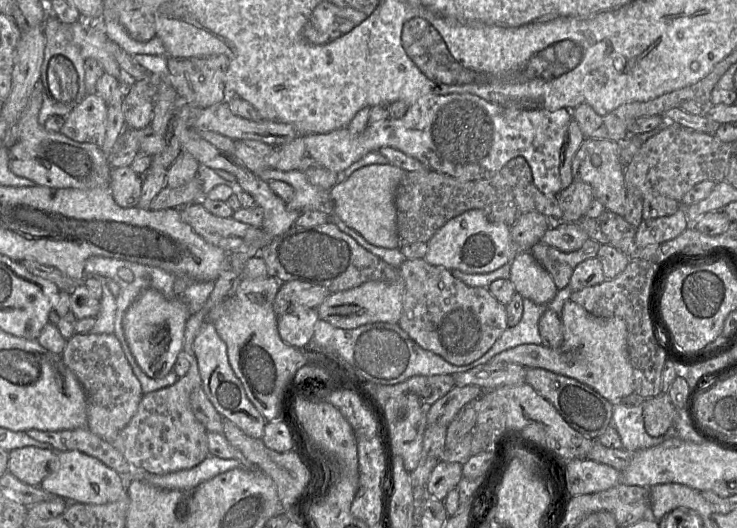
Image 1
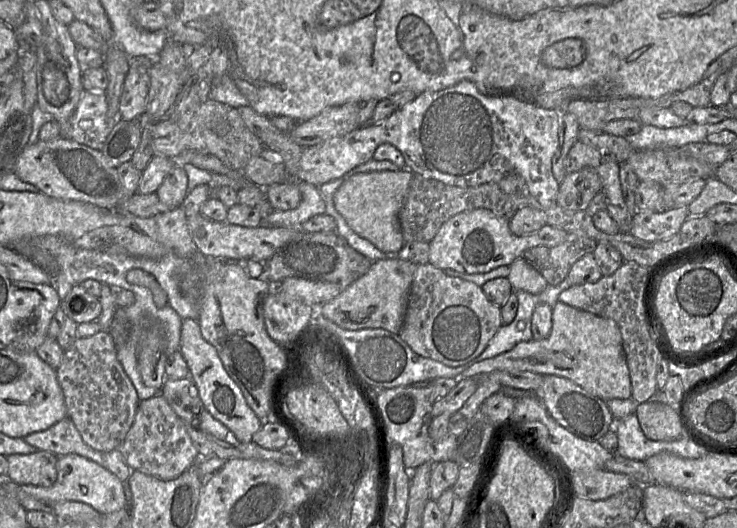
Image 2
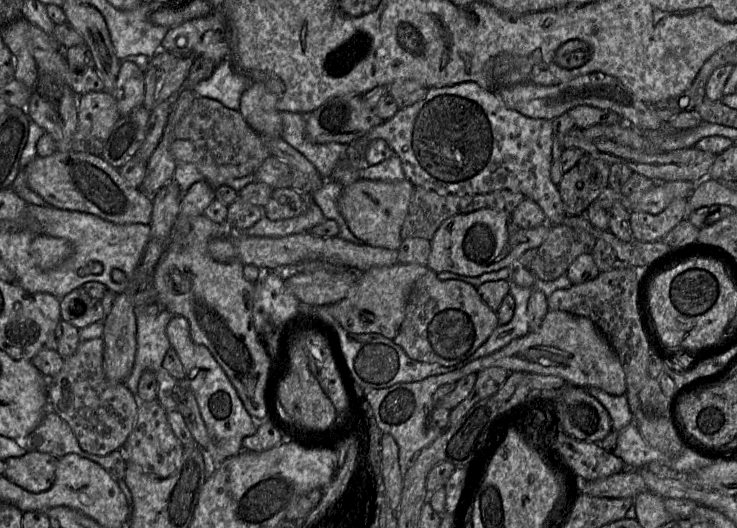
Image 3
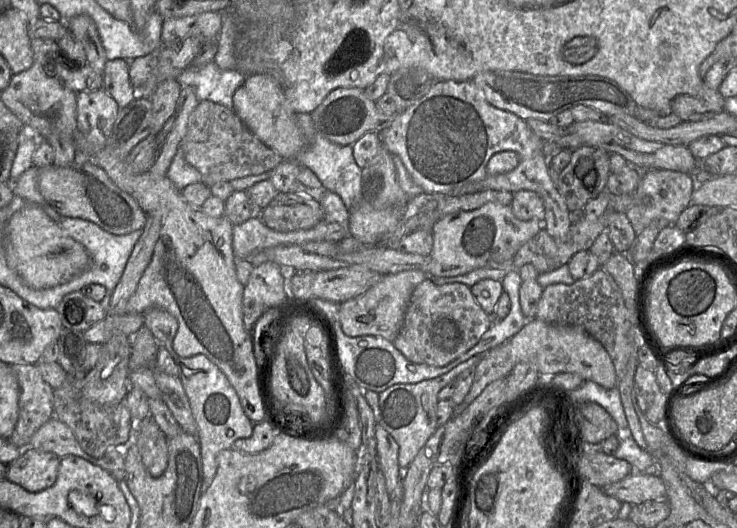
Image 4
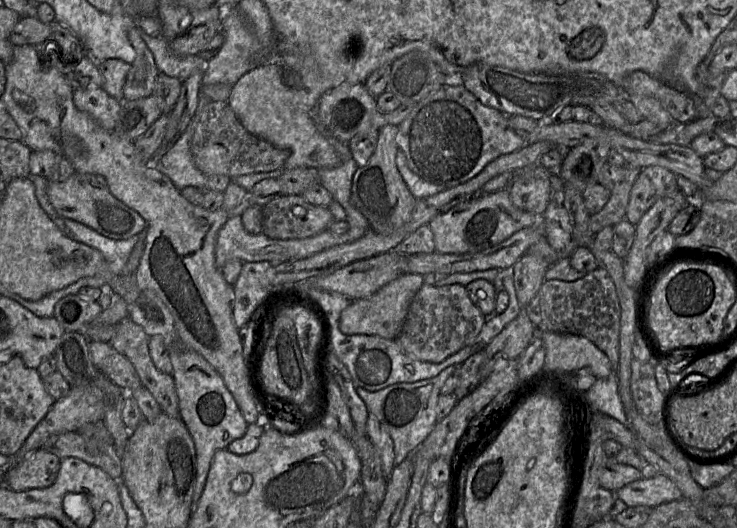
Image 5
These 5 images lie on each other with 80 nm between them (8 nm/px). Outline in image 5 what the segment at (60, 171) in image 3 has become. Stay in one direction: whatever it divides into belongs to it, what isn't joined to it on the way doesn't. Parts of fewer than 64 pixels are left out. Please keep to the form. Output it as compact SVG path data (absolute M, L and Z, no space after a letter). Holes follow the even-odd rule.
M74 172L63 182L48 183L47 193L58 216L80 222L105 237L125 240L143 233L147 227L145 219L138 212L110 192L106 179L101 175Z

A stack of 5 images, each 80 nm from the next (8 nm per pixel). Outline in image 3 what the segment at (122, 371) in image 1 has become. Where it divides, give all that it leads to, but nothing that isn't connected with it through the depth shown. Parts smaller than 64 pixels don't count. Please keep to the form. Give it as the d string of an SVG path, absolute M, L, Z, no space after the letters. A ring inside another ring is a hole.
M103 337L82 341L76 351L63 360L59 373L49 379L49 409L73 430L82 450L106 456L122 448L130 435L140 402L125 382L109 381L103 370Z

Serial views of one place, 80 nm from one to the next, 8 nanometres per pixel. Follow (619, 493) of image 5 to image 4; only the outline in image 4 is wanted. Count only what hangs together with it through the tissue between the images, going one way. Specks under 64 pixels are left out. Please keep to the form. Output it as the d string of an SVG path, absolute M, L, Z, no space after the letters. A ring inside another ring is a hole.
M633 472L624 479L602 489L607 495L622 503L628 502L632 505L666 499L666 488L662 479L659 476L640 472Z

